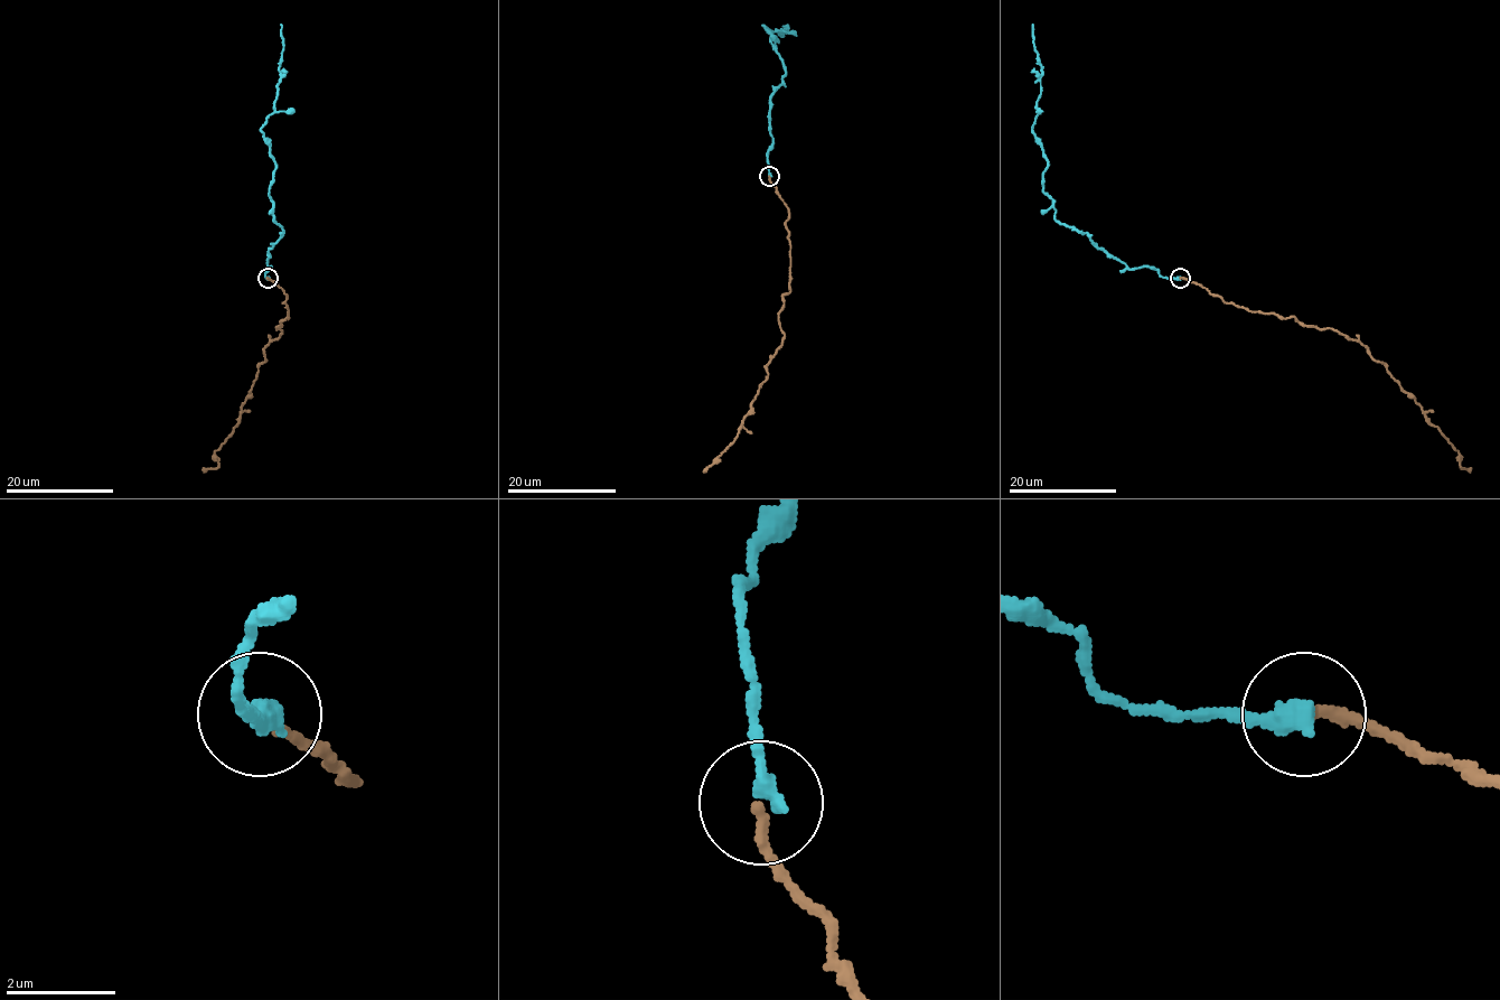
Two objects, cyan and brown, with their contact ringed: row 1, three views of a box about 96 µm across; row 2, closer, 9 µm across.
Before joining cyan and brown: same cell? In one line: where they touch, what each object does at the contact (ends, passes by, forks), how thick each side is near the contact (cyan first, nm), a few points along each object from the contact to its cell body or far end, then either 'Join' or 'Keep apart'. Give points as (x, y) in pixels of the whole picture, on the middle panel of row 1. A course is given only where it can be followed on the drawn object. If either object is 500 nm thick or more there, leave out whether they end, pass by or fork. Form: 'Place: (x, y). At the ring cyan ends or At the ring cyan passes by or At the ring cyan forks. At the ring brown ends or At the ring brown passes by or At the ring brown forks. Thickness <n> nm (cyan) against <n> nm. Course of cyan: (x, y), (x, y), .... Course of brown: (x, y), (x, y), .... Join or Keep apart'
Place: (769, 176). At the ring cyan ends. At the ring brown ends. Thickness 360 nm (cyan) against 200 nm. Course of cyan: (769, 175), (769, 99), (783, 83), (786, 68), (770, 37), (777, 39), (762, 26), (781, 36), (783, 26). Course of brown: (769, 176), (788, 208), (789, 290), (777, 318), (783, 343), (766, 365), (768, 376), (736, 439), (702, 472). Join

